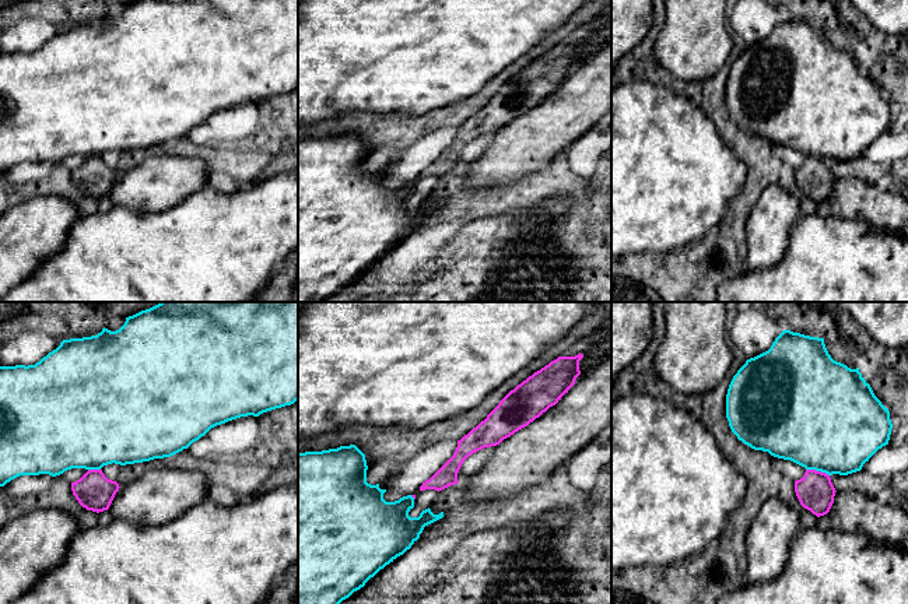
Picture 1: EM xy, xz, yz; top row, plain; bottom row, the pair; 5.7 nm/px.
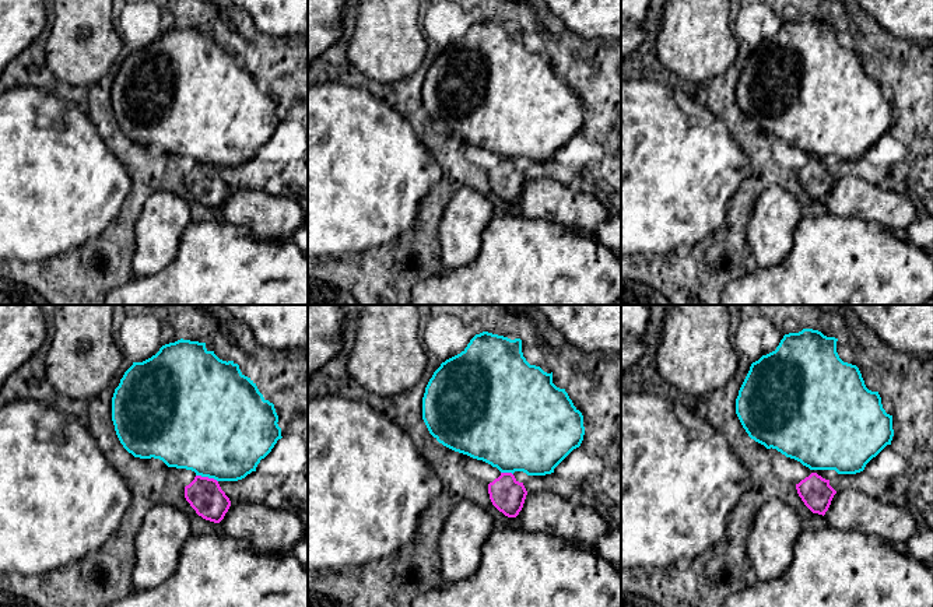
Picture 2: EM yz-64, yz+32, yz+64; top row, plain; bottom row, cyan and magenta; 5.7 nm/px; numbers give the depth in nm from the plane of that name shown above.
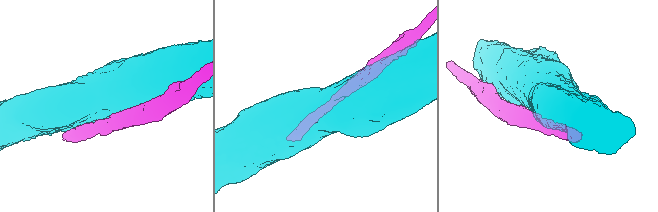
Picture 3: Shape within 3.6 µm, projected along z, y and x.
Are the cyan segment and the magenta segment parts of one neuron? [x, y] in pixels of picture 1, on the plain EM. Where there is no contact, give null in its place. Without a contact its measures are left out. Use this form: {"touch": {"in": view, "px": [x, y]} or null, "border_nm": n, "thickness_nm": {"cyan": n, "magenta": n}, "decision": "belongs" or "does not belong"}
{"touch": {"in": "yz", "px": [817, 157]}, "border_nm": 140, "thickness_nm": {"cyan": 500, "magenta": 220}, "decision": "does not belong"}

